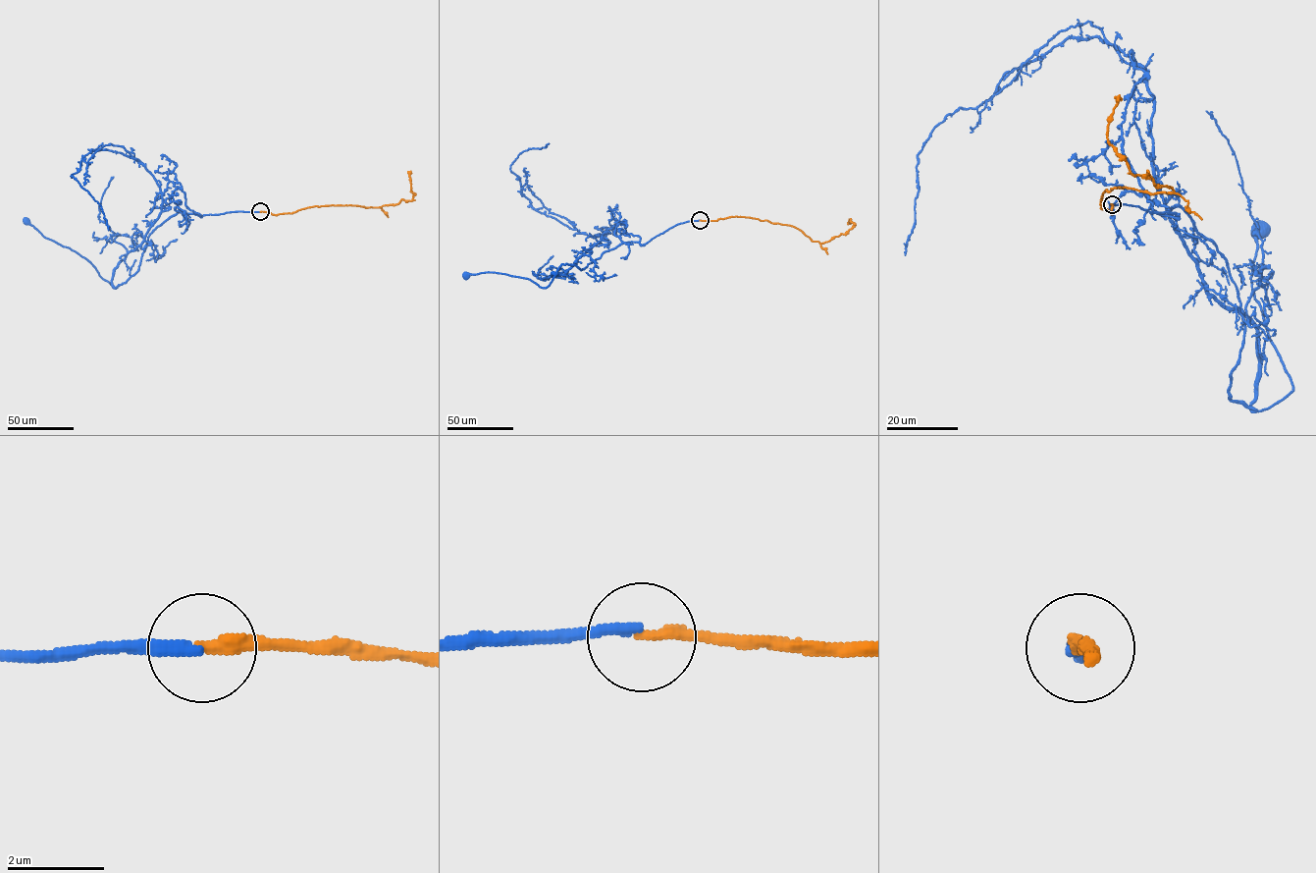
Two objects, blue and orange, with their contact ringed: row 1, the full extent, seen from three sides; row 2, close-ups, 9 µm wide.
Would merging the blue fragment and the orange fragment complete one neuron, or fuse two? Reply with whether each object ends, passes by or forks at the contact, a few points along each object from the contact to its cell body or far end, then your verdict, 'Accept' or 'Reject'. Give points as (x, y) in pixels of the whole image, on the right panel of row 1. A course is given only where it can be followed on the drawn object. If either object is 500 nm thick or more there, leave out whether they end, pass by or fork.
At the ring blue ends. At the ring orange ends. Course of blue: (1111, 204), (1179, 206), (1213, 242), (1244, 326), (1230, 398), (1260, 410), (1292, 389), (1250, 282), (1261, 231). Course of orange: (1112, 204), (1112, 213), (1100, 202), (1111, 189), (1173, 191), (1147, 171), (1131, 173), (1107, 137), (1120, 95). Accept

